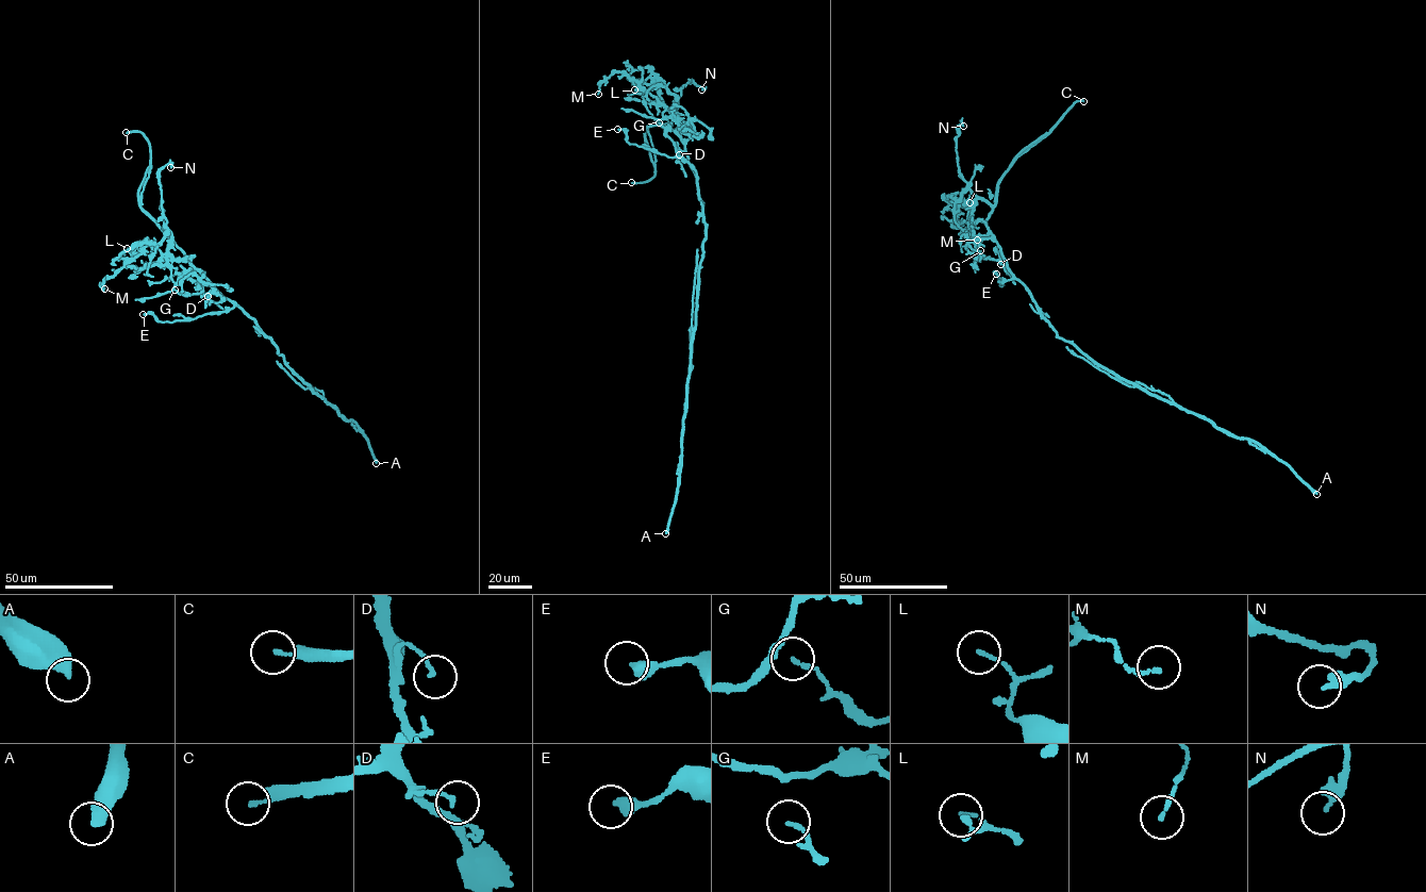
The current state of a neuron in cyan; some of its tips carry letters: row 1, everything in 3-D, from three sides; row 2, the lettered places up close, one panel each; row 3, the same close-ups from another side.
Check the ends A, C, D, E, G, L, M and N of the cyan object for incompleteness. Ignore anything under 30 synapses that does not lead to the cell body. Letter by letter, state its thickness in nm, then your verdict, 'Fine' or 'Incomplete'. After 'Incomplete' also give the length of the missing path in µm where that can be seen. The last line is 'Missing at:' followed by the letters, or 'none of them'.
A: Thickness 460 nm. Incomplete. Missing length about 850 µm
C: Thickness 150 nm. Incomplete. Missing length about 500 µm
D: Thickness 120 nm. Fine
E: Thickness 400 nm. Fine
G: Thickness 80 nm. Fine
L: Thickness 100 nm. Fine
M: Thickness 140 nm. Fine
N: Thickness 280 nm. Fine
Missing at: A, C

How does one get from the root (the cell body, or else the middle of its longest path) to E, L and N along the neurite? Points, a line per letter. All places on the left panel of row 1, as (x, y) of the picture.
E: (274, 343), (255, 320), (236, 306), (228, 311), (171, 321), (160, 321), (152, 314), (143, 314)
L: (274, 343), (255, 320), (221, 295), (187, 262), (168, 230), (158, 244), (141, 243), (134, 253), (127, 248)
N: (274, 343), (255, 320), (187, 262), (171, 240), (161, 207), (159, 179), (159, 171), (171, 163), (170, 167)

